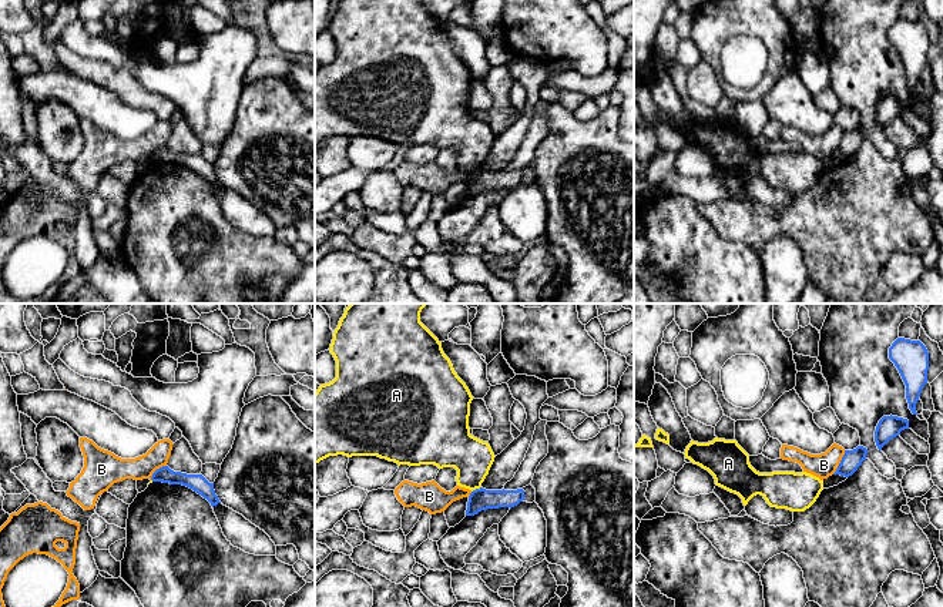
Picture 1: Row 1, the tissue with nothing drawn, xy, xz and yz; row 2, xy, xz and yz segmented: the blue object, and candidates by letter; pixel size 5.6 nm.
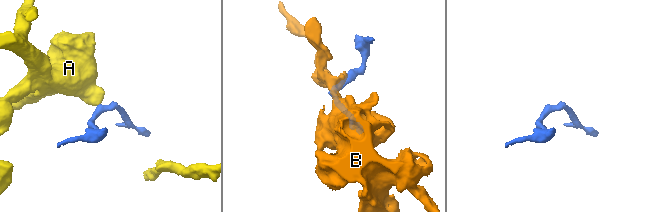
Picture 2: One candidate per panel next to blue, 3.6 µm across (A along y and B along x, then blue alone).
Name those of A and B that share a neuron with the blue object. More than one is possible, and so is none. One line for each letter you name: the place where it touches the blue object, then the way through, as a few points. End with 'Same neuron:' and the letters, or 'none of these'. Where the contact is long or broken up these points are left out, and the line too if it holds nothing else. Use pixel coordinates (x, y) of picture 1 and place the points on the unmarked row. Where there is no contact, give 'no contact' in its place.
Same neuron: none of these

